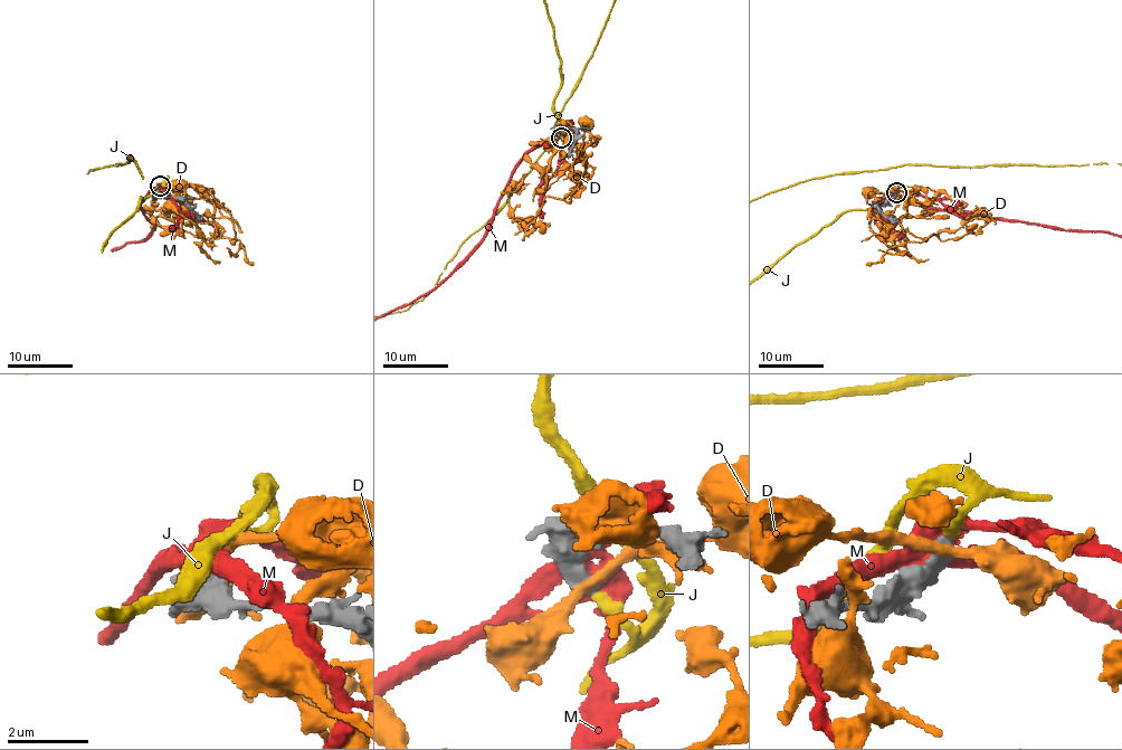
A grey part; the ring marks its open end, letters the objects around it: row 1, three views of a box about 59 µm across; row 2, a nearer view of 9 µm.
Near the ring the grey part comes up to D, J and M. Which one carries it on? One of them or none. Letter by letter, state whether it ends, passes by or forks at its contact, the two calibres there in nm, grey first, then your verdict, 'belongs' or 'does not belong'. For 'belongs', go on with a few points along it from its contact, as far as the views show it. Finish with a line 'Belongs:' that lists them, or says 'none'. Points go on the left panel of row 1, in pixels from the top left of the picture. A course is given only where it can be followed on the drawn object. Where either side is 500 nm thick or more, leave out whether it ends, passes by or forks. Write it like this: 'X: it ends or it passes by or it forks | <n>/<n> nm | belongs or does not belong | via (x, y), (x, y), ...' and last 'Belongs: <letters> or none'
D: it passes by | 440/280 nm | does not belong
J: it ends | 320/240 nm | belongs
M: 700/400 nm | does not belong
Belongs: J

